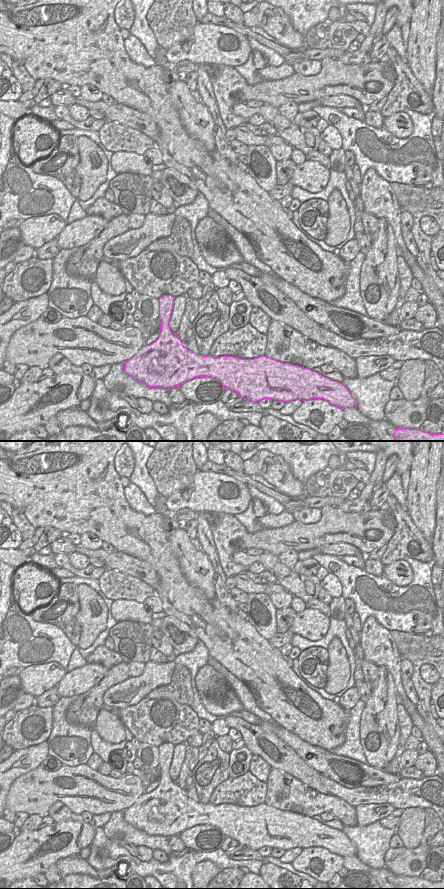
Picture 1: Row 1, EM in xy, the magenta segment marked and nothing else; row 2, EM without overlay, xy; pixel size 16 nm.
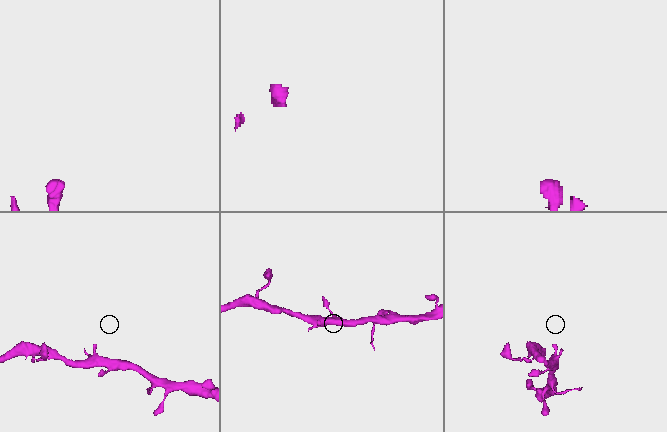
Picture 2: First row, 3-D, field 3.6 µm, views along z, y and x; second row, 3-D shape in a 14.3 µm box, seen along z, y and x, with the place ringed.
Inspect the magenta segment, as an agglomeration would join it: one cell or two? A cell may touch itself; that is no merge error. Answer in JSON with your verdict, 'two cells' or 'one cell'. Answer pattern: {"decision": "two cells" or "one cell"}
{"decision": "one cell"}

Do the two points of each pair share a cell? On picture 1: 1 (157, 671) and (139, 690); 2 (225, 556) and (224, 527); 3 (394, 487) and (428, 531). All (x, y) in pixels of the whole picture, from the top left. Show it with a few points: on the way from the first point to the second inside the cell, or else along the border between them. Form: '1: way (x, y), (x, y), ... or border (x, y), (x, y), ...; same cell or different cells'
1: way (152, 676), (143, 685); same cell
2: way (225, 549), (225, 534); same cell
3: border (405, 493), (407, 510); different cells

